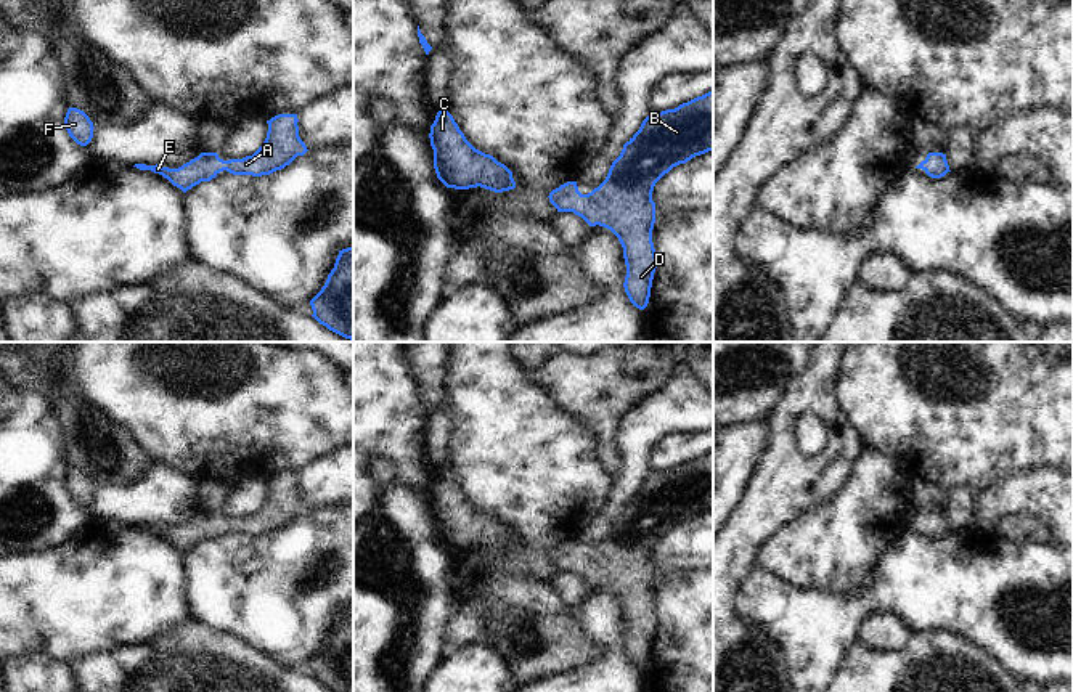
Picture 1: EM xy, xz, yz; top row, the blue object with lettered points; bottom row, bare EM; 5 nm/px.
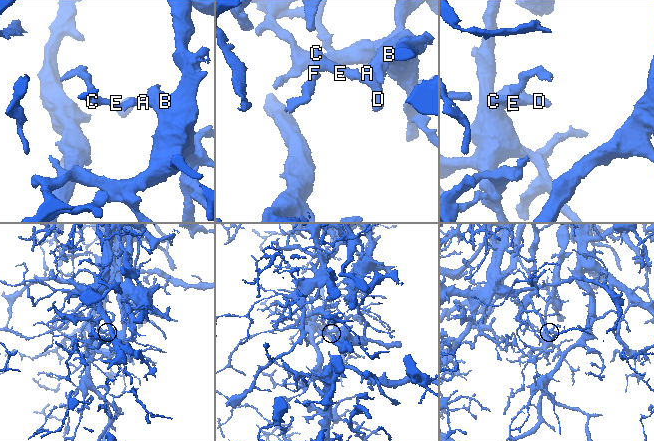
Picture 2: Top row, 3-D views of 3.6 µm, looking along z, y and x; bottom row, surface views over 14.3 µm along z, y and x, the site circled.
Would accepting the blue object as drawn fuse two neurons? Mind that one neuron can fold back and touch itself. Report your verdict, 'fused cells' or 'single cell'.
single cell

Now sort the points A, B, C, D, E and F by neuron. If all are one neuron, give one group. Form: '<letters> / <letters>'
A B C D E F

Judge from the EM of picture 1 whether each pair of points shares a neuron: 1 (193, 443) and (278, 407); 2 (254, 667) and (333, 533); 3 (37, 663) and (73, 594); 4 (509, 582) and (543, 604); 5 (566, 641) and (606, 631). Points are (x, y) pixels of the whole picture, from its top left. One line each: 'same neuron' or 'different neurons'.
1: same neuron
2: different neurons
3: different neurons
4: same neuron
5: different neurons

